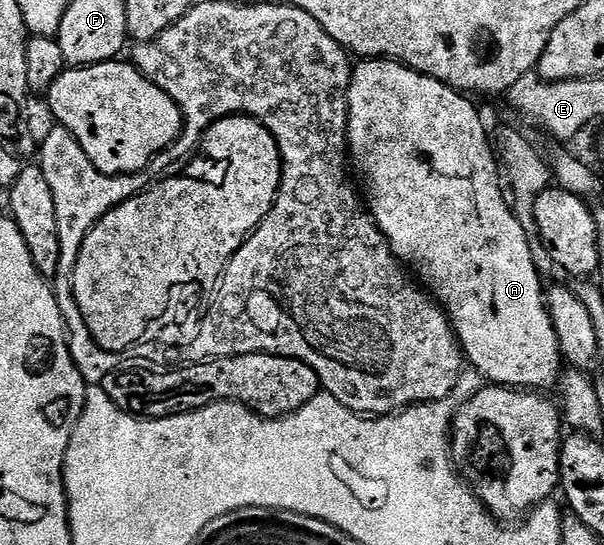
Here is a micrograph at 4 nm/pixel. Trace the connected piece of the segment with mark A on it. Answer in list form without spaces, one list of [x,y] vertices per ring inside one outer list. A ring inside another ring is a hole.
[[[364,58],[359,63],[360,65],[357,63],[352,69],[352,85],[348,87],[348,151],[351,167],[354,169],[355,175],[356,172],[360,175],[360,180],[364,183],[362,200],[367,211],[382,230],[382,234],[389,246],[392,247],[392,252],[396,255],[397,260],[411,269],[415,279],[444,309],[448,321],[451,322],[452,328],[456,332],[456,338],[460,342],[467,363],[485,381],[496,386],[521,390],[555,389],[561,382],[562,357],[558,346],[558,336],[554,334],[554,324],[548,314],[546,288],[545,285],[540,285],[540,272],[536,269],[536,260],[532,257],[531,246],[528,245],[528,232],[520,225],[519,218],[521,219],[521,217],[514,211],[510,200],[510,205],[508,205],[508,200],[504,197],[503,190],[500,189],[502,172],[498,167],[498,156],[494,151],[490,132],[488,136],[483,122],[480,121],[479,110],[468,101],[471,99],[465,93],[449,88],[447,84],[443,84],[441,80],[436,80],[432,76],[424,76],[421,72],[415,72],[414,69],[407,68],[405,64],[400,64],[397,60]]]

